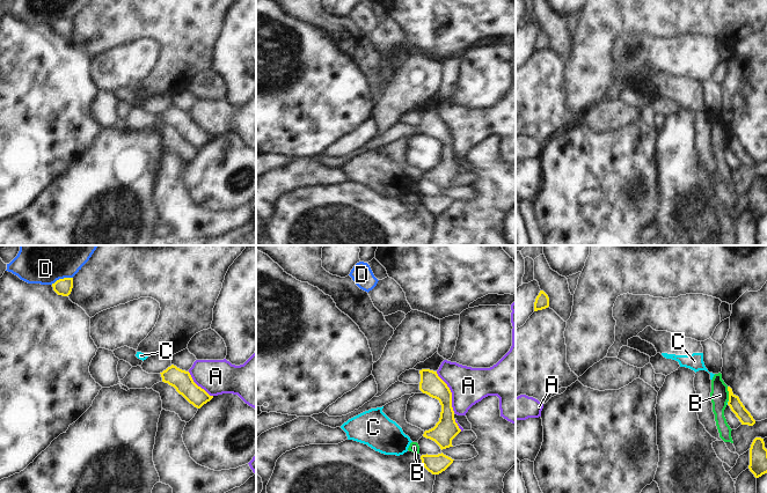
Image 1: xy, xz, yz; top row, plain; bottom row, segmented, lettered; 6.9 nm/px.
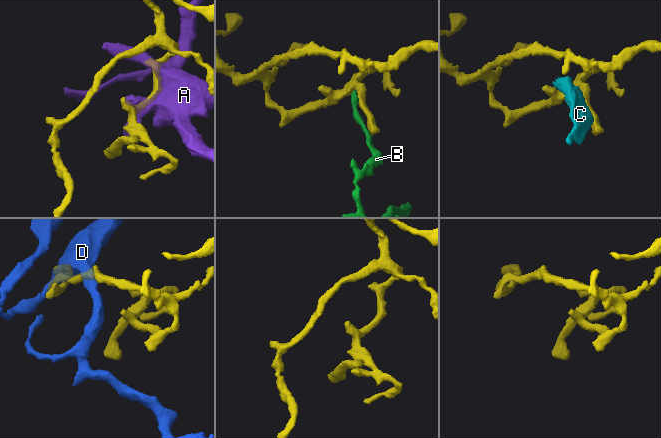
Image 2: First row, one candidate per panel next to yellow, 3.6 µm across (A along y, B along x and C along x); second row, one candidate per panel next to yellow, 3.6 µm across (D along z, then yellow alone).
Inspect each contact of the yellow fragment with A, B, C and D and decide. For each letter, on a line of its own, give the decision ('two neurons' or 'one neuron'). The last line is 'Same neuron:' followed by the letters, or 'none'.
A: two neurons
B: two neurons
C: two neurons
D: two neurons
Same neuron: none

